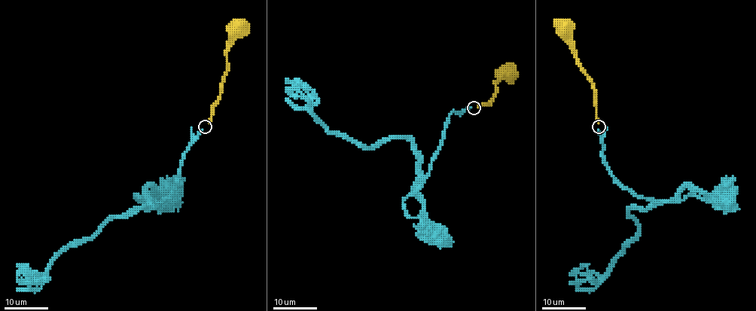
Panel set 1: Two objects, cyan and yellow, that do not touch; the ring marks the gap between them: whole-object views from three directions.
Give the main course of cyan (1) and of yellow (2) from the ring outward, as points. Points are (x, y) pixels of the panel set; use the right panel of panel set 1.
1: (599, 130), (610, 173), (636, 195), (669, 202), (629, 211), (637, 233), (598, 282), (583, 273), (569, 275)
2: (599, 123), (595, 116), (594, 87), (582, 68), (574, 48), (565, 40), (567, 32), (563, 28)

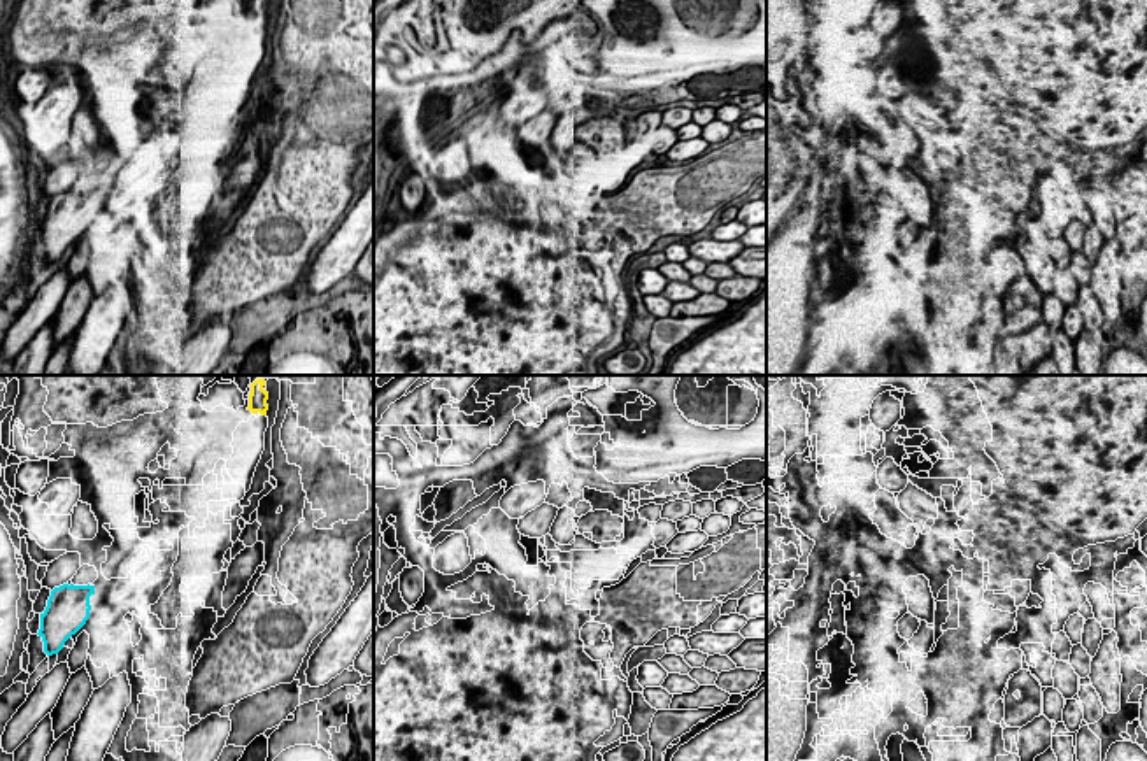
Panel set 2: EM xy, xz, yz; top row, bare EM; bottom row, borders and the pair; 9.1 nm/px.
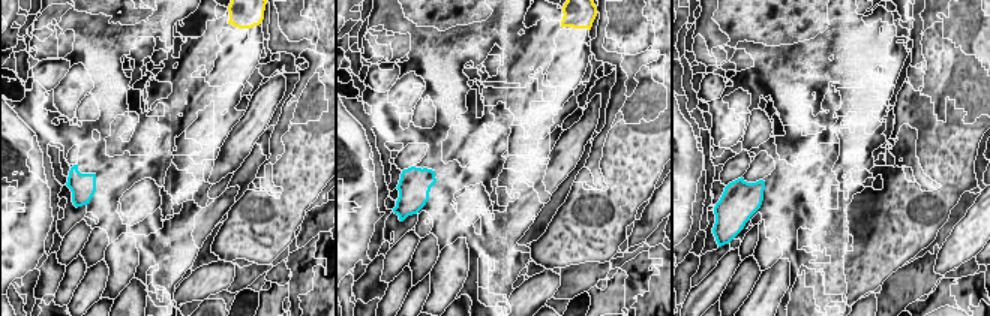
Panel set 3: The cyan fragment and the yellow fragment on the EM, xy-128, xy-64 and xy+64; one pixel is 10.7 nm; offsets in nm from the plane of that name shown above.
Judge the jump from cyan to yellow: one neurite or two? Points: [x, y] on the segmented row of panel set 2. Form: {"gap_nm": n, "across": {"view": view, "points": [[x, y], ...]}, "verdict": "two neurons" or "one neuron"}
{"gap_nm": 2150, "across": {"view": "xy", "points": [[93, 586], [248, 409]]}, "verdict": "two neurons"}

